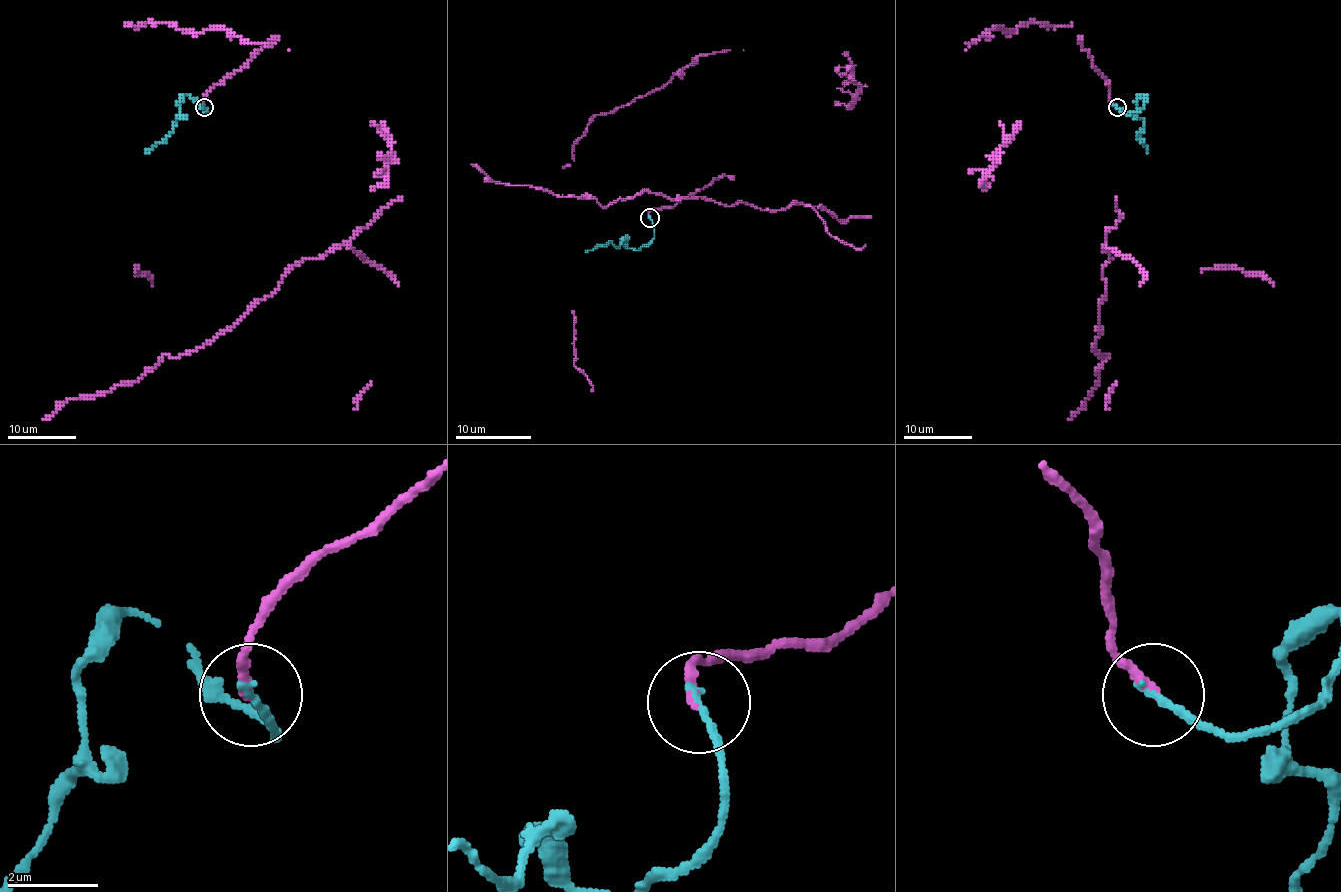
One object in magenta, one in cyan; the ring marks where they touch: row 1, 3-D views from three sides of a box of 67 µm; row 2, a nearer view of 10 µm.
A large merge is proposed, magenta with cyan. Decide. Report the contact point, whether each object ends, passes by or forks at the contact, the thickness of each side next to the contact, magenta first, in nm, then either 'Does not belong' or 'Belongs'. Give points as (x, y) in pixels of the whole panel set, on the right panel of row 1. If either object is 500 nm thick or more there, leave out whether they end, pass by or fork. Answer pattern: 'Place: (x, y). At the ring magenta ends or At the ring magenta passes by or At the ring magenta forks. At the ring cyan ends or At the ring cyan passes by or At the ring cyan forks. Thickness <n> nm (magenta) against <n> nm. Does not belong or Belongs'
Place: (1117, 107). At the ring magenta ends. At the ring cyan ends. Thickness 240 nm (magenta) against 160 nm. Belongs

